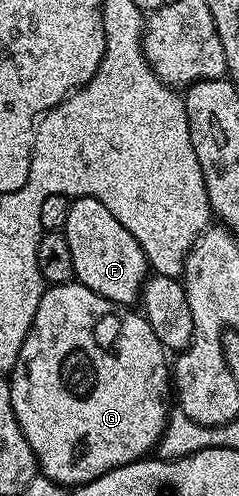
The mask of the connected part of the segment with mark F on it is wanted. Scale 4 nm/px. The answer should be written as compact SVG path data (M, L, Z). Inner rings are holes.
M79 195L68 209L68 221L64 228L68 241L68 249L72 249L72 265L74 279L83 283L92 293L100 293L113 303L134 305L139 302L142 285L148 278L148 264L144 257L144 249L140 249L140 241L100 205L87 195Z

